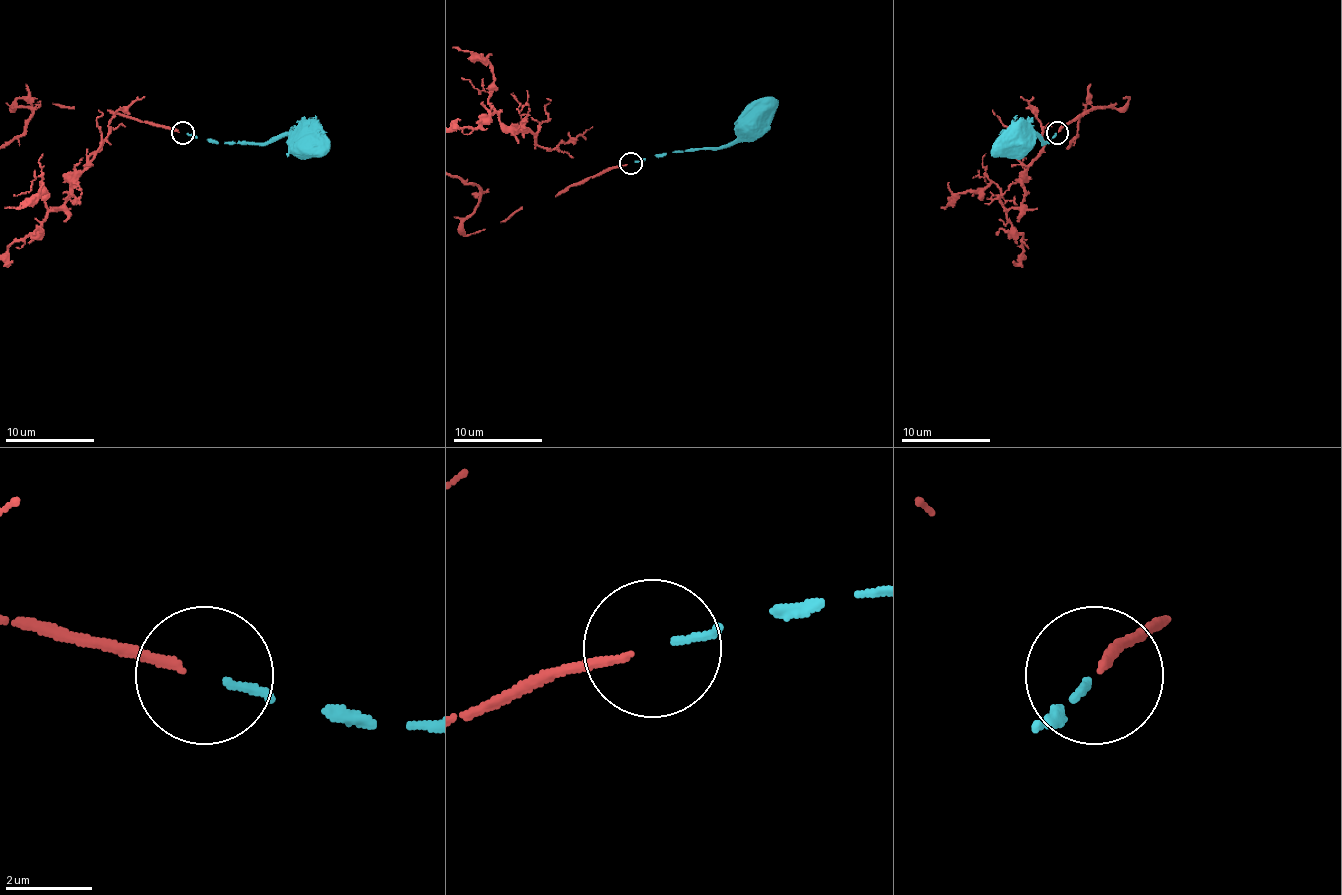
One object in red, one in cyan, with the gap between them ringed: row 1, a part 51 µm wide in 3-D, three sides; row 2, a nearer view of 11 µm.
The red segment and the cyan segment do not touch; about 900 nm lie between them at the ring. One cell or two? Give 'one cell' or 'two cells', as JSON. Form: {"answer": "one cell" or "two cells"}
{"answer": "one cell"}

